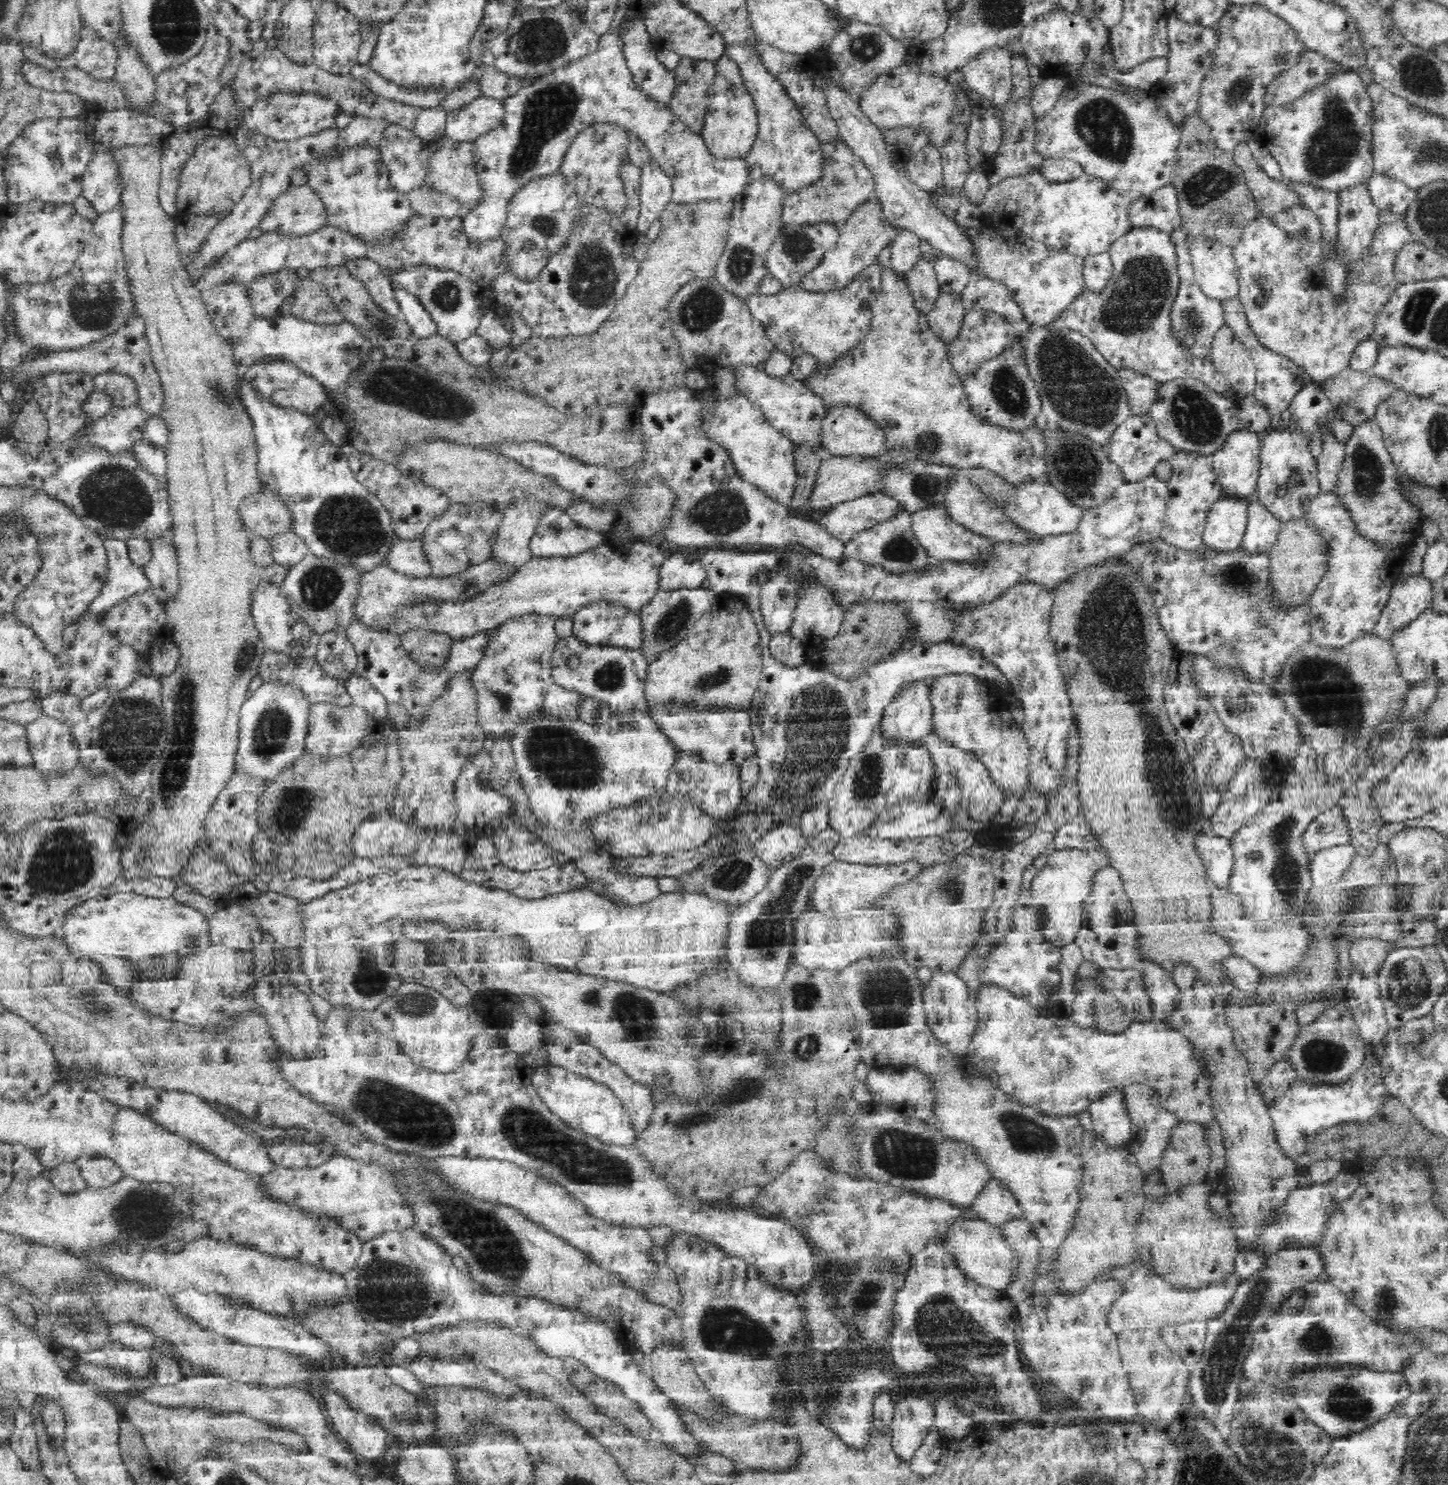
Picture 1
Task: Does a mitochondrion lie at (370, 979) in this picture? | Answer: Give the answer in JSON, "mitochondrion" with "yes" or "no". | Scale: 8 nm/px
{"mitochondrion":"yes"}

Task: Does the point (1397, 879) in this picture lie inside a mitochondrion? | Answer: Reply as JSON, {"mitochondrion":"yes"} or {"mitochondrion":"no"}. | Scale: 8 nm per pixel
{"mitochondrion":"no"}

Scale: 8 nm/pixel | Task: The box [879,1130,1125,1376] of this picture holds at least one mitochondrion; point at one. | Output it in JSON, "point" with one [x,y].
{"point":[940,1323]}

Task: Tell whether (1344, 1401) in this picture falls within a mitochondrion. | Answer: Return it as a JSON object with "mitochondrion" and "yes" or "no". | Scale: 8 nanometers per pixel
{"mitochondrion":"yes"}

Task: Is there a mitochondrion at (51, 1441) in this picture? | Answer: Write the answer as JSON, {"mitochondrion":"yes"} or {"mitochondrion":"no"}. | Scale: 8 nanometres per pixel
{"mitochondrion":"no"}

